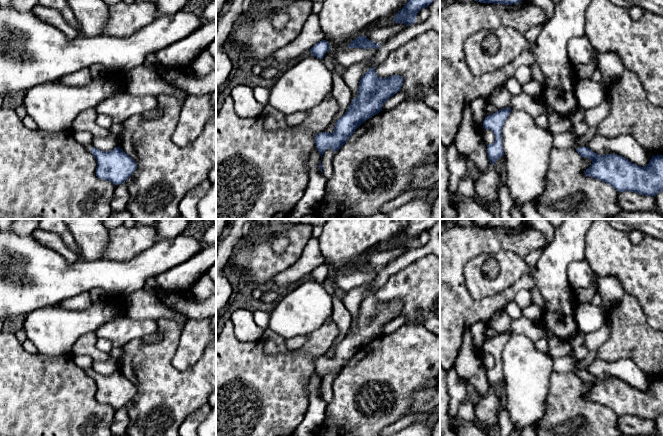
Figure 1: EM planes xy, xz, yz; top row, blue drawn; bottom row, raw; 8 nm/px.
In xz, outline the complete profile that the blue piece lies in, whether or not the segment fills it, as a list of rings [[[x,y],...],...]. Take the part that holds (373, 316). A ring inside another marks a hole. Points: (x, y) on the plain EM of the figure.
[[[369,292],[360,303],[358,320],[352,323],[345,338],[337,344],[332,357],[321,356],[315,361],[315,369],[322,382],[324,376],[332,373],[334,377],[338,375],[355,356],[355,354],[366,344],[382,335],[382,329],[394,318],[401,314],[403,302],[399,299],[392,299],[388,302],[378,301],[374,292]]]

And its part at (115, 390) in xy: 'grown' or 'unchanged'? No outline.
grown

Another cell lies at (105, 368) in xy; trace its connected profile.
[[[94,360],[92,364],[92,369],[101,375],[108,376],[118,371],[118,365],[115,360],[108,361]]]

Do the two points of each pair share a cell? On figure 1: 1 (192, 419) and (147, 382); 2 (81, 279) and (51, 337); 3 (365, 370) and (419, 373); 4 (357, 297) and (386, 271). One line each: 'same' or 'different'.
1: different
2: different
3: same
4: different

